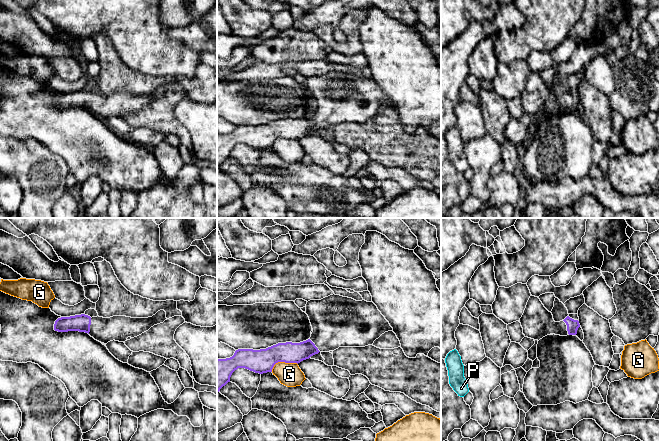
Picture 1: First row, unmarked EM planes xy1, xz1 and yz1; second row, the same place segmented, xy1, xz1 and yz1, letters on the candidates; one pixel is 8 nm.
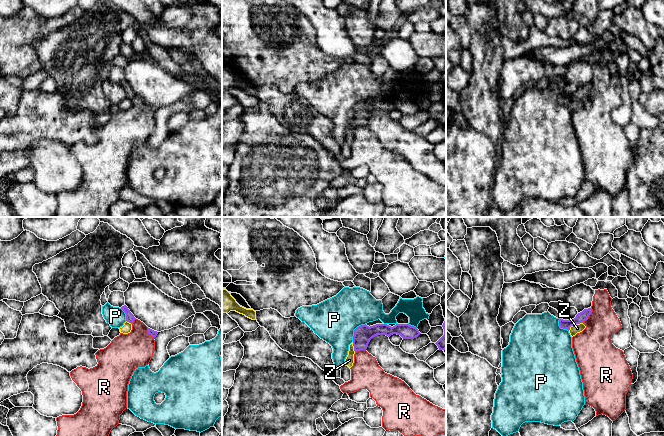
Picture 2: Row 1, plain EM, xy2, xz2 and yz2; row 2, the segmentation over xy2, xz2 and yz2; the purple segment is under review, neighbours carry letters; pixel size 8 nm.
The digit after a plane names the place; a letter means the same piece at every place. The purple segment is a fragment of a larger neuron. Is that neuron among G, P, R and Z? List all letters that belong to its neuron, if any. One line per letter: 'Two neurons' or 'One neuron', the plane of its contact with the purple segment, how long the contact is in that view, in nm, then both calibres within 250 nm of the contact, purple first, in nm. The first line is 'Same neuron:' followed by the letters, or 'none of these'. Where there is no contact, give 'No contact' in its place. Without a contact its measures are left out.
Same neuron: none of these
G: Two neurons. Touches purple in xz1. Shared border 220 nm. Thickness 190 nm (purple) against 190 nm
P: Two neurons. Touches purple in xz2. Shared border 190 nm. Thickness 150 nm (purple) against 360 nm
R: Two neurons. Touches purple in yz2. Shared border 140 nm. Thickness 80 nm (purple) against 300 nm
Z: Two neurons. Touches purple in yz2. Shared border 140 nm. Thickness 80 nm (purple) against 70 nm

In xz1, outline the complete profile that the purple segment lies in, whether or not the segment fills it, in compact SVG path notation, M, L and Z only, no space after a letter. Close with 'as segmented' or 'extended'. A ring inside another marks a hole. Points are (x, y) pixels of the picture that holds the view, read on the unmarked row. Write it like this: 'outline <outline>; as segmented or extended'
outline M330 71L321 76L310 76L306 80L306 90L309 93L313 108L311 113L300 119L278 119L266 125L253 126L253 125L238 125L234 131L226 135L217 135L217 168L230 158L232 149L238 144L245 144L255 149L263 150L272 148L274 141L278 138L285 139L300 139L303 136L309 135L311 132L319 128L329 128L338 125L339 123L365 123L372 121L376 115L388 107L393 107L389 98L378 86L373 78L365 76L356 77L352 74L343 73L340 71Z; extended

